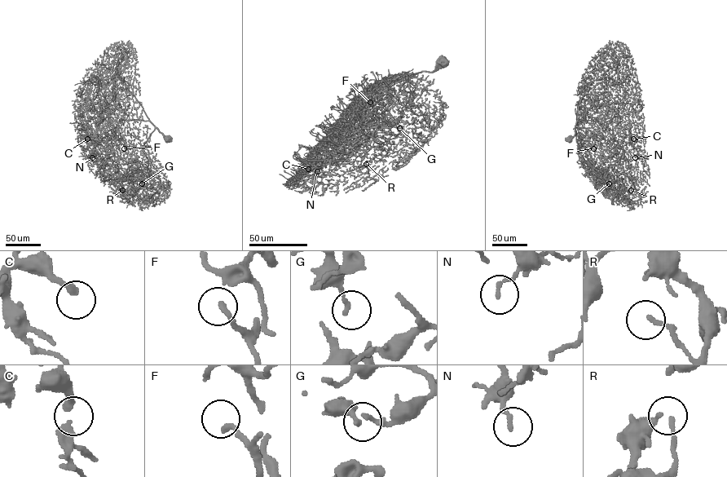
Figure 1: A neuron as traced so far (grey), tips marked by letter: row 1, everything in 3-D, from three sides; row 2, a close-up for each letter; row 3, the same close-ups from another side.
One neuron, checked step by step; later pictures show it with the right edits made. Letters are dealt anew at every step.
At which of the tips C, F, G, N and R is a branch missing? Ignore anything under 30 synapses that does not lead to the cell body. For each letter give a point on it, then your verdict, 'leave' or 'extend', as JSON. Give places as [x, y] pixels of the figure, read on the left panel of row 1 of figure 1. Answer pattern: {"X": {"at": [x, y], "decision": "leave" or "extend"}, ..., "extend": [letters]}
{"C": {"at": [87, 139], "decision": "leave"}, "F": {"at": [124, 148], "decision": "extend"}, "G": {"at": [142, 183], "decision": "leave"}, "N": {"at": [92, 157], "decision": "leave"}, "R": {"at": [122, 190], "decision": "leave"}, "extend": ["F"]}

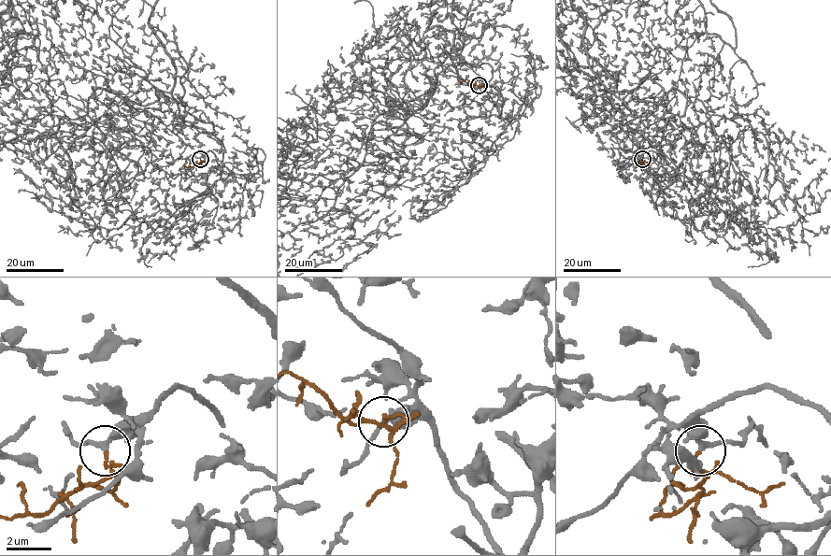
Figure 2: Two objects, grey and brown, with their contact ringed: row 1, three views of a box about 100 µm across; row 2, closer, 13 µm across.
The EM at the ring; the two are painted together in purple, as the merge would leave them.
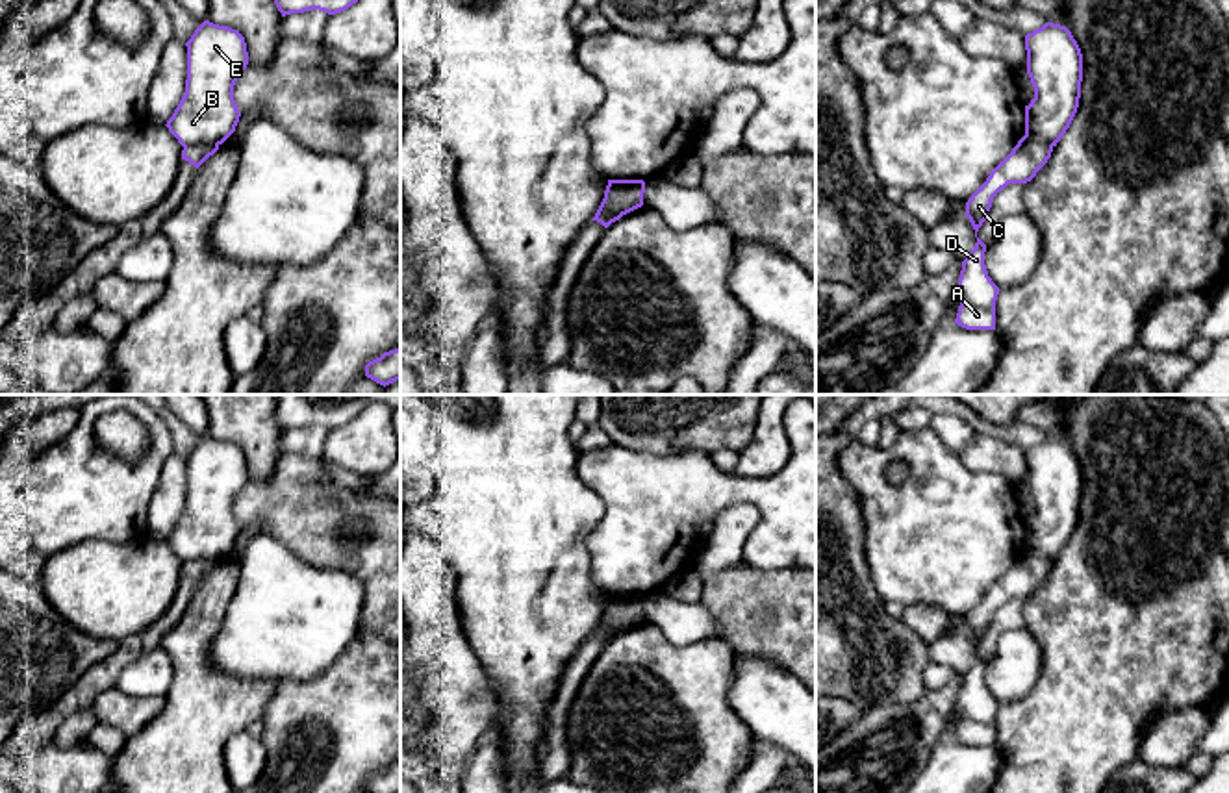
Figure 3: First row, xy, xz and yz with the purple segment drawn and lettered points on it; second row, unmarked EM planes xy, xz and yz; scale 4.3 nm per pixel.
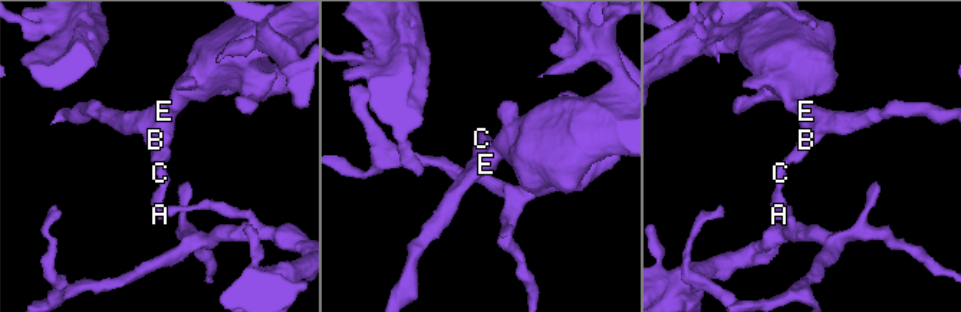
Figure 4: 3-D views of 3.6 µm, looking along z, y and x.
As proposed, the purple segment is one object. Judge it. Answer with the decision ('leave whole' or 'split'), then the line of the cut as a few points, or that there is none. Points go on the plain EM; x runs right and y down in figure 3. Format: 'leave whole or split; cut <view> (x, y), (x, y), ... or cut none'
split; cut xy (217, 558), (191, 558), (184, 562)

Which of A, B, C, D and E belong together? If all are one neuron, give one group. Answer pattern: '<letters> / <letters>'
A C D / B E

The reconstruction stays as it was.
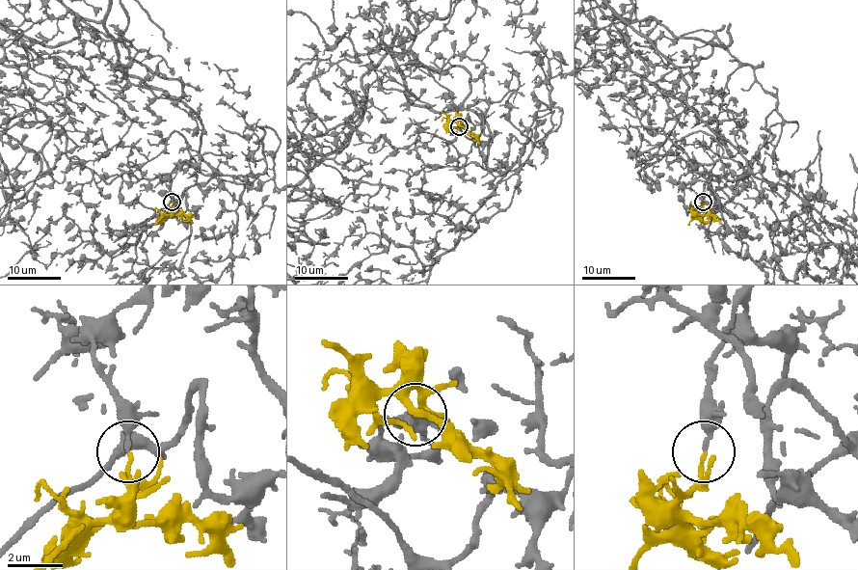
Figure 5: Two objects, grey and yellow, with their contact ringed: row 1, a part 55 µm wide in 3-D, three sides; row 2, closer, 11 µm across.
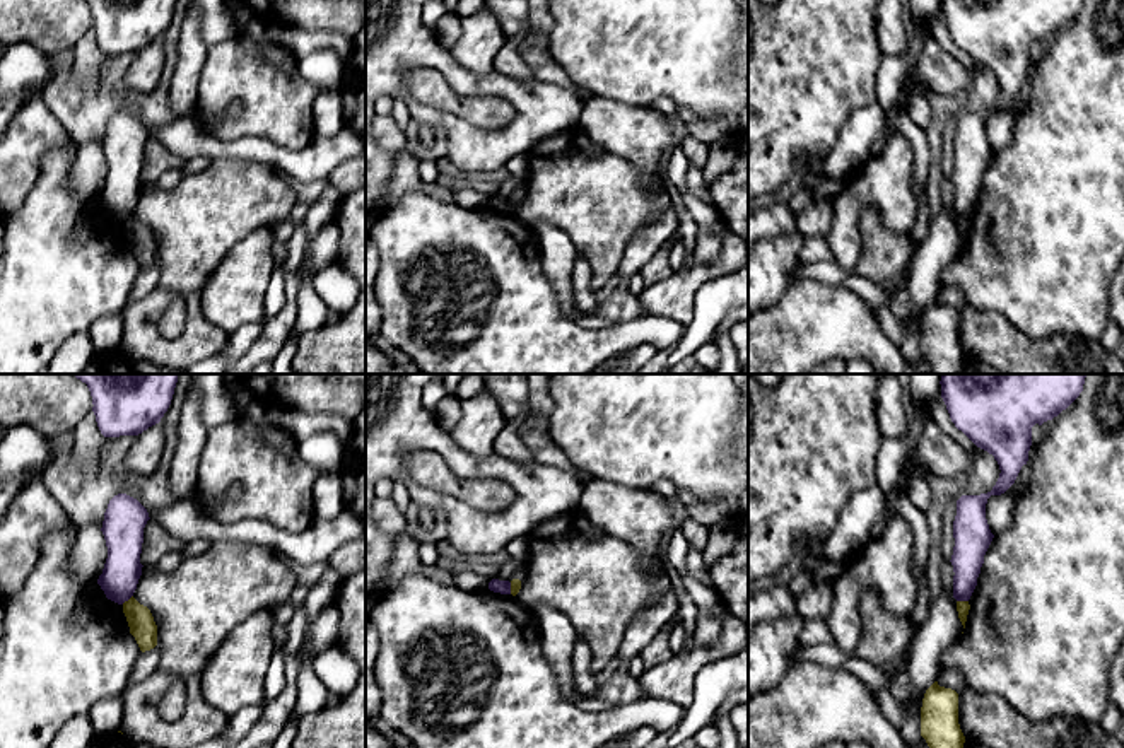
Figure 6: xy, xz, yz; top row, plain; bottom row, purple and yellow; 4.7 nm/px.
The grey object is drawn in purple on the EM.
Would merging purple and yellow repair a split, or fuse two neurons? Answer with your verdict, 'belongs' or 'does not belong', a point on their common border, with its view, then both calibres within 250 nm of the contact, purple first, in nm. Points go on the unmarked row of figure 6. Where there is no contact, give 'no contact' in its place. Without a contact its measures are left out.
does not belong | yz (962, 217) | 150/60 nm

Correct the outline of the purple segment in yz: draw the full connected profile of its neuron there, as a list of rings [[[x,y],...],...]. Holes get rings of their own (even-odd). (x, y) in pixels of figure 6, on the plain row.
[[[940,0],[951,39],[994,73],[999,96],[991,109],[962,113],[953,138],[953,215],[969,219],[994,155],[986,137],[991,113],[1004,111],[1028,79],[1032,44],[1066,27],[1085,0]]]

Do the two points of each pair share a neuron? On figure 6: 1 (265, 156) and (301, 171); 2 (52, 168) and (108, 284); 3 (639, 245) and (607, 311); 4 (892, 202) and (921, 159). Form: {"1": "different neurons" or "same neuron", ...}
{"1": "same neuron", "2": "same neuron", "3": "same neuron", "4": "different neurons"}

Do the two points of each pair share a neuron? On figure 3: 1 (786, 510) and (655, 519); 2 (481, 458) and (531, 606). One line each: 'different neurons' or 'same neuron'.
1: same neuron
2: same neuron

